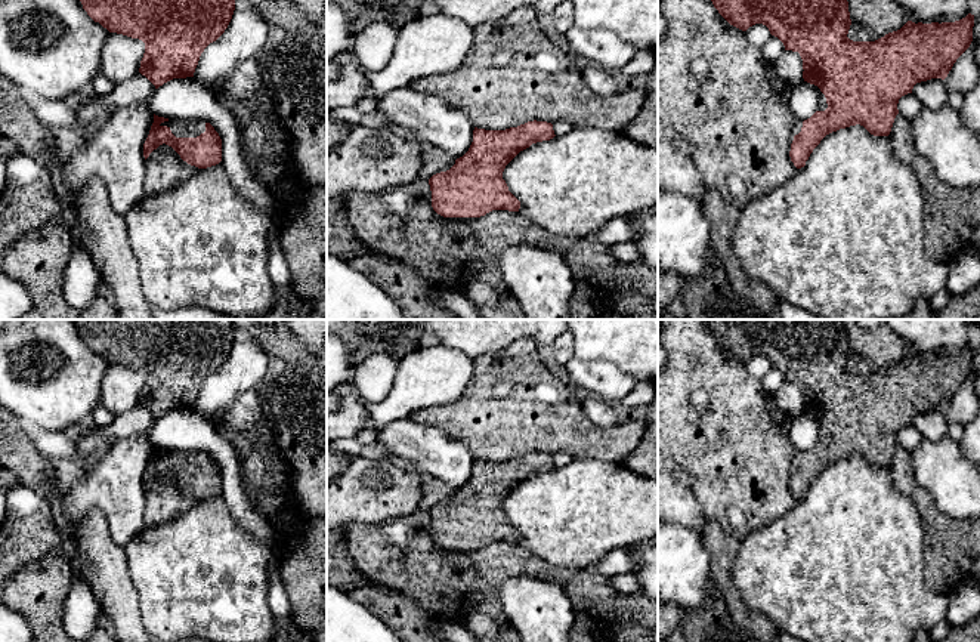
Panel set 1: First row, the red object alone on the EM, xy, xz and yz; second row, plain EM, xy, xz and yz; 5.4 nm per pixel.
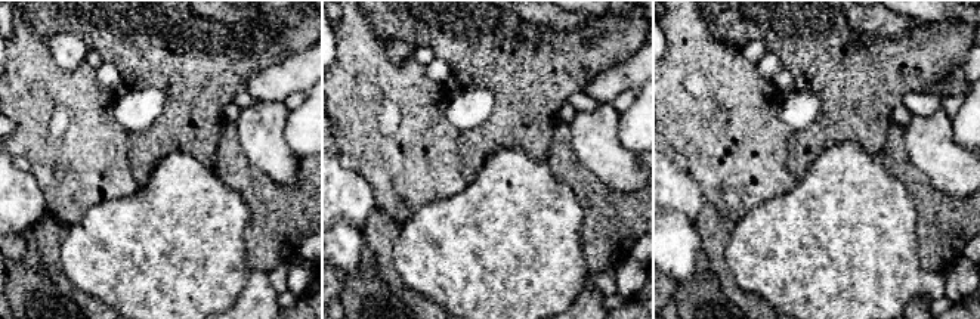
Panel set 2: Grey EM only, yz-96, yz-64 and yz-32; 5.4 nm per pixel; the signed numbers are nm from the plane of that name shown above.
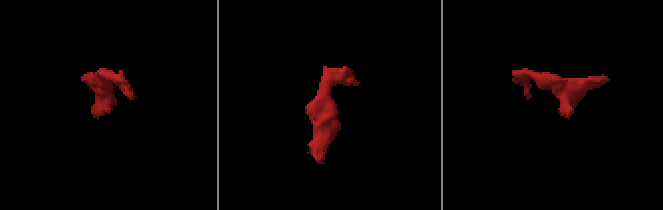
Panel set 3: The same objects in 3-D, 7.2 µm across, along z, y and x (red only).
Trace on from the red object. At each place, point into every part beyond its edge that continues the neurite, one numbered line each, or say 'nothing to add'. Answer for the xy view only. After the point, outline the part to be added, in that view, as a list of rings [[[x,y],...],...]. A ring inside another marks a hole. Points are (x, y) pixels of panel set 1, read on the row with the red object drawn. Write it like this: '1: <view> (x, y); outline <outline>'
1: xy (181, 127); outline [[[185,118],[169,120],[161,123],[160,126],[167,126],[176,138],[197,138],[205,132],[204,121]]]

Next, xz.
nothing to add

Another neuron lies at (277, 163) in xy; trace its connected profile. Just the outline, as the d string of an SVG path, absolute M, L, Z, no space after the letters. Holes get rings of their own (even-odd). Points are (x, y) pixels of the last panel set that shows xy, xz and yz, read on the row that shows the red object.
M269 89L247 101L222 95L214 96L222 107L231 111L238 129L242 129L259 112L268 118L268 151L260 158L254 155L247 157L251 172L257 173L269 185L275 185L287 175L296 172L293 141L278 117L276 102Z

